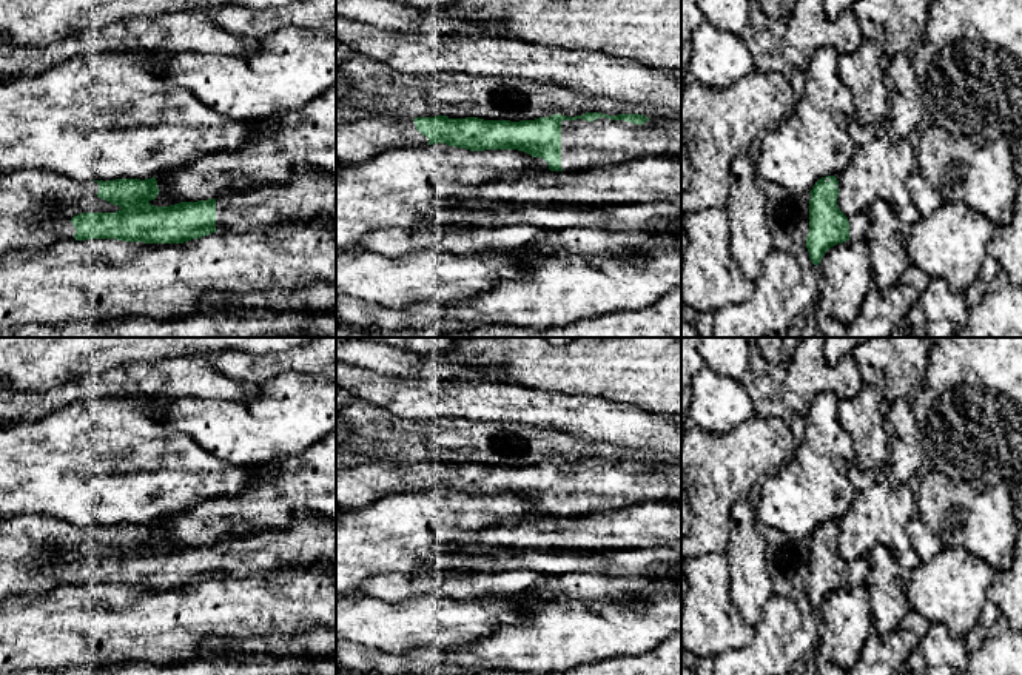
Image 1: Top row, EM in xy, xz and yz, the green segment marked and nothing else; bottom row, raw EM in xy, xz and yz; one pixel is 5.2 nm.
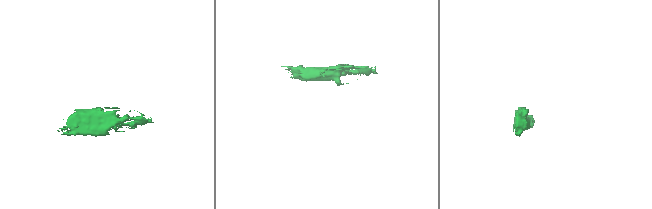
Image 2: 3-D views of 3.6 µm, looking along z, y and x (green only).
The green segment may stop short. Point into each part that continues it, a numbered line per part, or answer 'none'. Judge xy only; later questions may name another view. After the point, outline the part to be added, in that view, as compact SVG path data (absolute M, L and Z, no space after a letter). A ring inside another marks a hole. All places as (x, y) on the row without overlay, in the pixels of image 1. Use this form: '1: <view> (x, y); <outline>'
1: xy (307, 540); M298 513L287 527L228 533L216 542L216 575L244 579L284 567L336 561L336 521Z
2: xy (25, 543); M48 515L0 519L0 599L48 593L62 584L74 584L71 564L49 558L51 550L74 550L97 542L99 529L69 524Z

